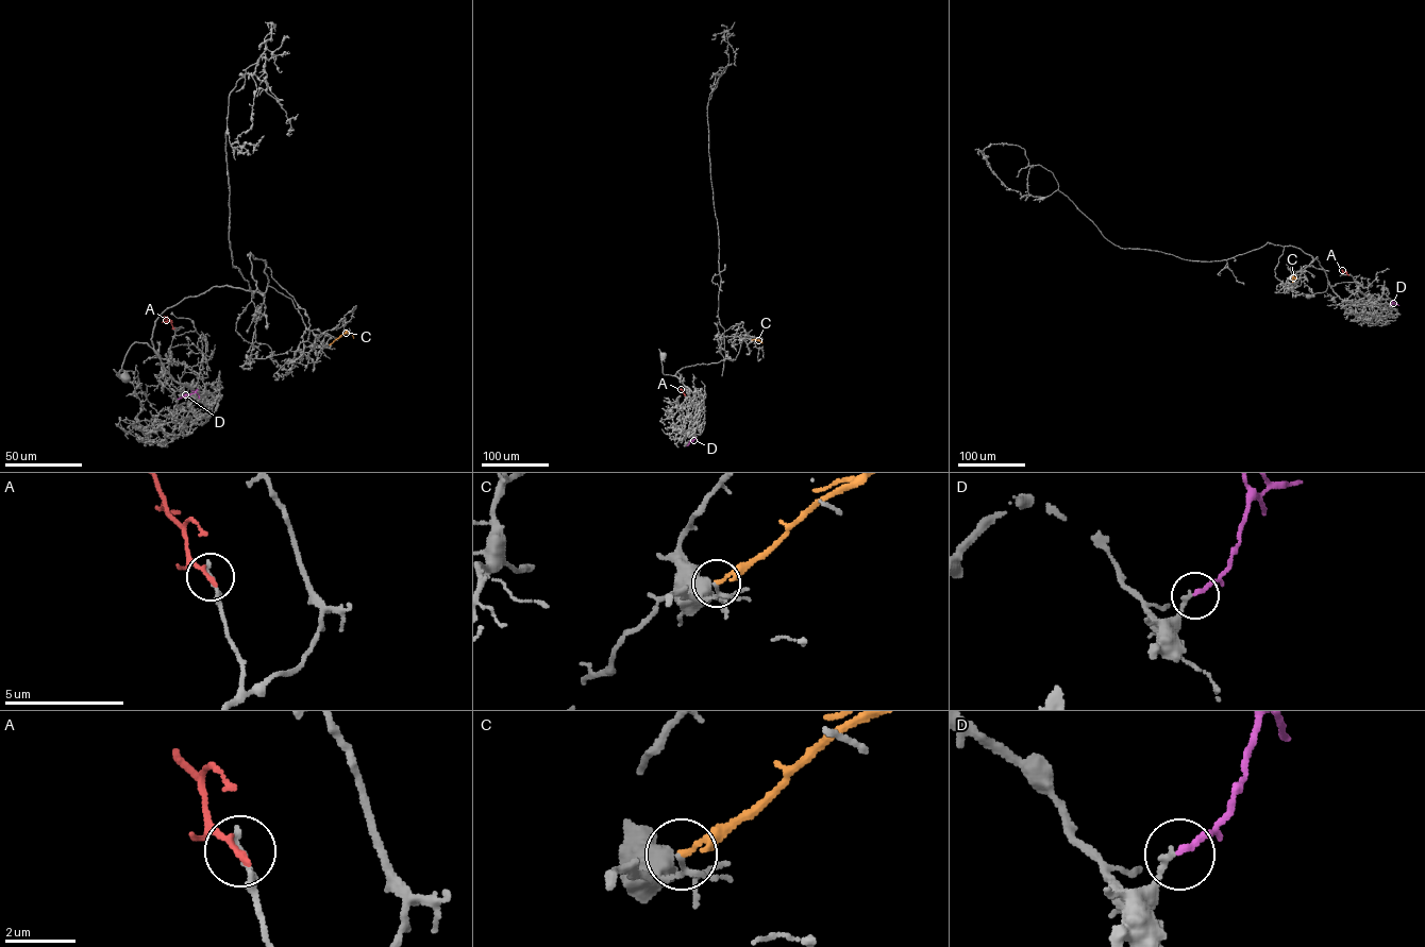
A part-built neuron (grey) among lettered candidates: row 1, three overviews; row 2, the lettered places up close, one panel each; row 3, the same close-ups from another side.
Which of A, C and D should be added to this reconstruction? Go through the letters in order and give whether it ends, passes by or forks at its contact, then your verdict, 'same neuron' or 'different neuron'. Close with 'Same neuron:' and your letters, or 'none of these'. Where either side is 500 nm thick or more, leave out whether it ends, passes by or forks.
A: it ends there; different neuron
C: it passes by; different neuron
D: it ends there; same neuron
Same neuron: D

